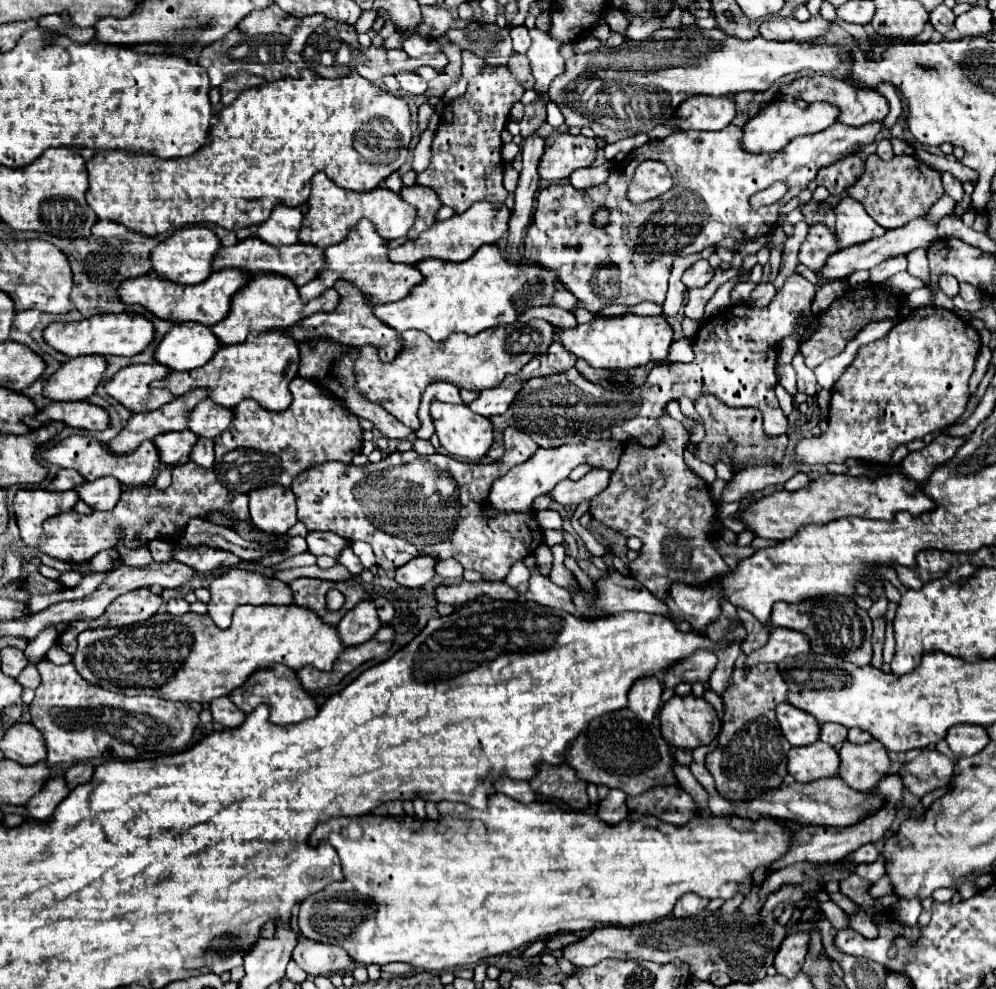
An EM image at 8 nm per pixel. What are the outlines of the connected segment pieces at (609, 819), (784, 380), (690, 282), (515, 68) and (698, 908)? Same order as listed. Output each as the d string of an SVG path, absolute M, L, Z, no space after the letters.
M610 789L606 799L598 803L598 817L610 825L616 825L624 819L630 817L628 805L626 805L626 795L620 789Z
M776 365L776 375L778 375L778 383L790 393L796 393L796 371L792 365Z
M698 259L692 267L688 267L682 275L682 283L690 289L690 287L704 287L714 275L714 269L710 267L710 263L706 259Z
M522 55L522 59L516 59L516 65L512 65L512 63L508 63L508 67L512 69L512 73L516 73L520 79L524 79L522 83L528 87L528 89L532 89L534 87L534 79L532 79L532 75L530 75L530 67L528 67L528 59Z
M688 893L688 895L680 897L680 901L676 903L672 915L674 917L696 917L704 911L706 905L708 905L708 899L704 899L700 895L694 895L694 893Z

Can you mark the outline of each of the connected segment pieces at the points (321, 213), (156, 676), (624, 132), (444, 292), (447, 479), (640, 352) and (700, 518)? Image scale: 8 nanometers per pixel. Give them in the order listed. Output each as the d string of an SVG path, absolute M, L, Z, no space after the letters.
M316 173L312 177L312 195L308 199L308 215L302 221L302 229L298 237L302 243L312 243L326 249L330 245L340 243L344 235L348 235L348 231L352 231L352 227L356 227L356 223L362 217L370 219L384 239L392 241L408 235L416 219L416 207L412 207L410 203L404 203L404 199L400 199L400 193L394 193L384 185L376 187L376 191L358 193L358 191L340 189L324 173Z
M294 603L290 605L240 605L234 615L232 615L232 625L228 629L218 629L212 619L208 615L196 615L196 613L184 613L182 617L174 617L174 615L152 615L152 619L146 619L144 623L134 623L128 627L116 627L116 629L88 629L78 637L78 651L74 653L74 667L76 671L90 683L96 683L104 689L116 691L116 693L124 693L124 695L154 695L154 697L162 697L168 701L196 701L196 703L210 703L210 699L222 697L222 695L230 695L236 687L244 685L244 681L260 667L270 667L274 663L284 663L292 669L300 669L304 665L314 665L320 671L330 671L336 663L336 659L340 657L340 653L344 653L344 643L340 643L340 635L336 631L336 627L332 627L330 623L324 623L324 619L320 619L320 615L316 615L316 611L308 611L308 607L296 607Z
M698 25L678 27L678 29L658 29L644 41L624 41L618 49L598 49L594 53L574 55L566 61L566 71L556 77L548 89L548 95L554 103L558 103L564 113L566 125L574 127L590 127L596 137L614 143L624 137L634 137L638 133L650 133L658 123L668 121L676 107L692 95L734 95L740 91L766 91L780 77L796 71L816 71L820 75L828 75L832 69L842 65L842 55L838 45L814 45L800 41L768 41L764 37L754 37L750 41L742 41L726 35L720 29L700 29Z
M484 245L462 263L424 259L416 263L424 281L416 285L404 299L394 303L384 303L374 307L374 315L396 329L398 333L406 329L418 329L428 333L434 341L446 339L452 331L464 331L476 335L484 329L496 325L514 325L528 307L552 305L554 293L560 289L560 279L550 267L540 267L534 263L510 263L502 257L498 245Z
M514 427L504 431L504 457L500 461L482 465L482 463L464 463L450 455L428 455L418 457L412 463L404 461L402 453L392 453L380 463L356 467L344 465L340 461L324 463L312 467L312 471L304 471L294 483L292 491L298 503L298 521L306 525L308 531L332 531L348 541L366 541L372 545L376 555L376 565L384 571L398 569L414 557L430 555L434 559L458 559L464 569L478 571L486 581L500 581L508 575L510 567L516 561L532 555L536 547L542 543L542 527L536 519L534 511L528 513L496 513L488 517L486 497L494 483L494 479L502 477L514 465L528 461L538 445L536 441Z
M640 315L598 317L574 329L562 329L558 333L558 339L570 353L584 359L592 367L630 369L630 367L640 367L648 361L666 359L668 347L672 343L672 327L662 315L660 317L640 317Z
M664 413L664 419L660 419L660 427L664 433L656 447L640 447L636 439L624 441L624 453L616 471L612 471L610 485L600 495L596 495L596 499L592 499L590 513L594 515L594 519L604 521L608 527L620 531L624 537L638 537L642 541L640 557L628 565L630 575L638 579L648 591L652 591L652 595L662 599L666 597L672 583L682 581L688 585L706 585L718 575L726 573L728 565L722 561L712 545L712 521L716 517L716 507L708 495L708 485L686 467L682 457L690 433L668 413Z

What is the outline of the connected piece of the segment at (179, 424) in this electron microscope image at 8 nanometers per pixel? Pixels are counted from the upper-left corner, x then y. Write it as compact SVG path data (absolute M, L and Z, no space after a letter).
M196 389L188 395L180 395L174 401L166 403L158 411L146 411L146 413L132 413L132 417L124 423L122 431L108 443L110 451L118 455L128 455L136 451L136 447L146 441L154 439L156 435L168 433L168 431L184 431L188 427L188 415L192 409L208 397L208 391Z

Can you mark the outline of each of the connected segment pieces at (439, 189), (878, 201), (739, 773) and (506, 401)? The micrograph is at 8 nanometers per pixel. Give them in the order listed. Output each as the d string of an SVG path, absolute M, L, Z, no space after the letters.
M506 65L486 67L468 81L468 89L462 97L446 105L432 143L434 157L428 169L418 173L418 183L432 187L440 195L442 205L452 207L456 213L464 213L478 201L504 203L508 191L502 185L504 163L500 157L500 133L510 115L510 107L524 91L524 85Z
M876 153L866 157L866 169L852 187L846 191L850 197L860 201L866 209L866 213L882 227L896 229L906 225L908 221L928 213L928 209L944 195L940 173L936 169L930 169L916 161L912 155L898 155L890 161L882 161Z
M760 663L754 667L736 669L730 687L722 693L724 701L724 719L722 731L718 737L718 747L708 753L706 767L716 781L716 789L724 799L742 799L744 795L758 795L768 787L780 787L786 771L786 755L790 751L790 743L784 739L778 719L776 719L776 705L786 701L786 683L778 673L776 663Z
M506 375L504 381L496 387L492 387L492 393L490 389L484 389L478 395L476 401L470 403L470 409L474 413L480 413L484 417L492 417L492 415L502 415L506 412L506 409L510 407L512 399L516 397L516 393L520 391L520 387L524 385L524 381L516 375Z

